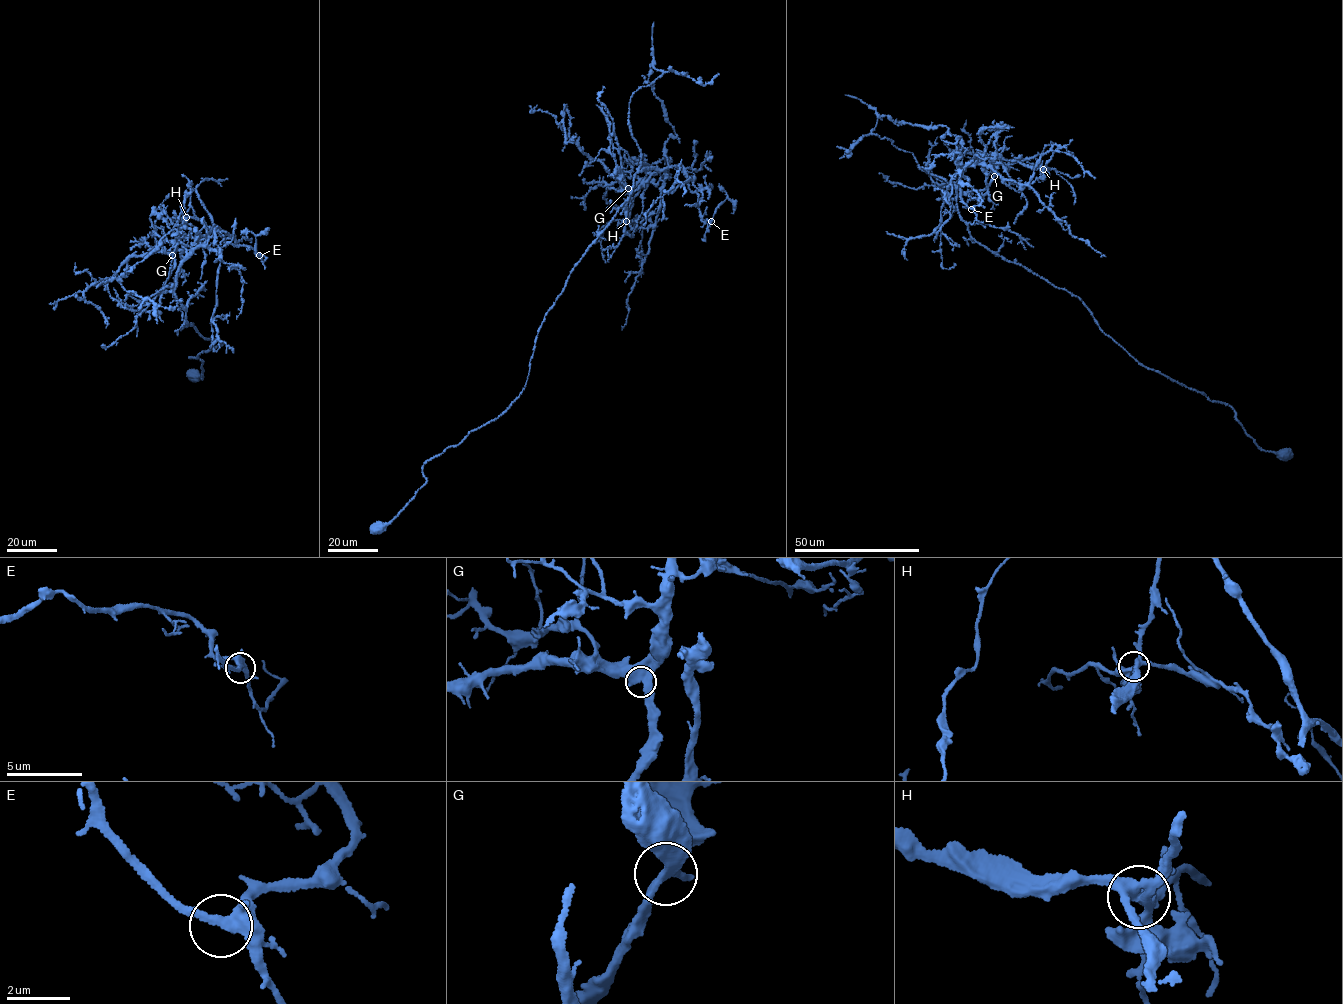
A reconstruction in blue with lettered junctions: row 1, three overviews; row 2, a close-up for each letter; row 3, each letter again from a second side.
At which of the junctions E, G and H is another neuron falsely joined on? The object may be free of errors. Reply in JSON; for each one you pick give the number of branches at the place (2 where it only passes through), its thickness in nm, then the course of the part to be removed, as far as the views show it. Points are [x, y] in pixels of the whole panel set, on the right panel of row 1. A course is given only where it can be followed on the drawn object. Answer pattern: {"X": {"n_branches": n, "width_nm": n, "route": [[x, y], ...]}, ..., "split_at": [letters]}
{"H": {"n_branches": 6, "width_nm": 360, "route": [[1043, 169], [996, 158], [995, 173], [992, 154], [982, 159], [957, 154], [959, 181], [938, 187]]}, "split_at": ["H"]}

